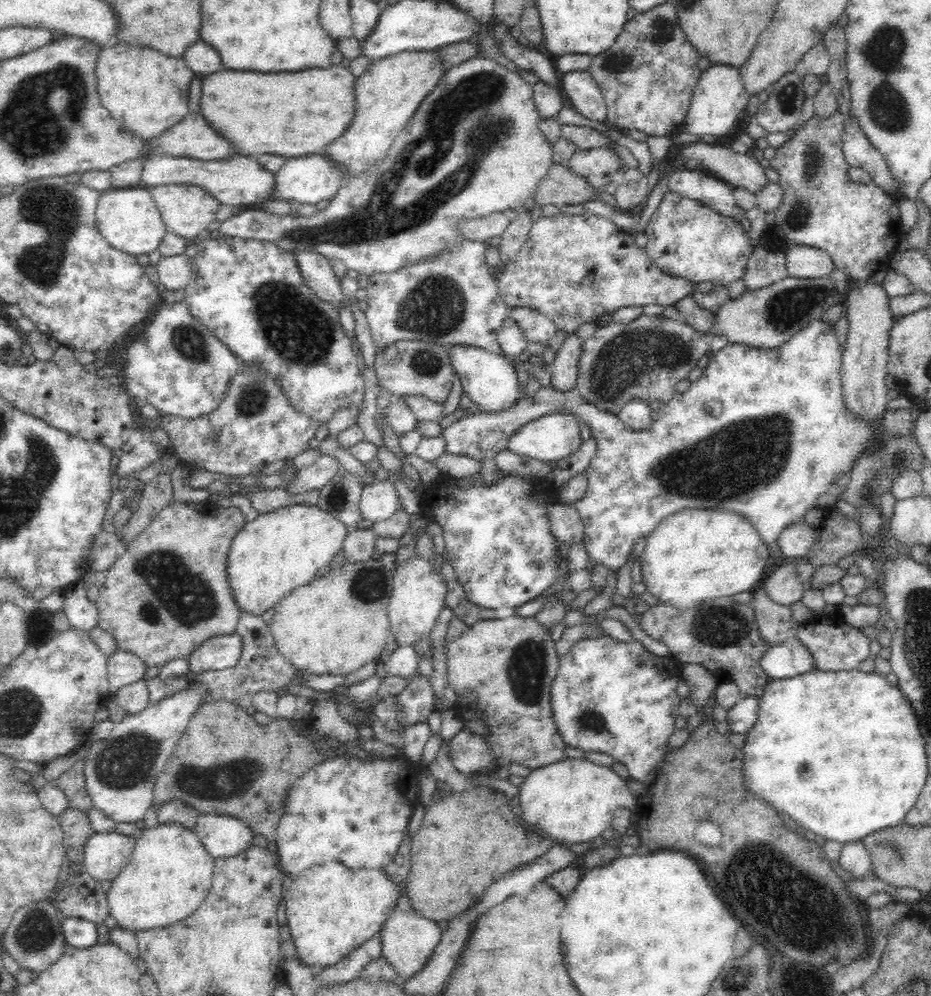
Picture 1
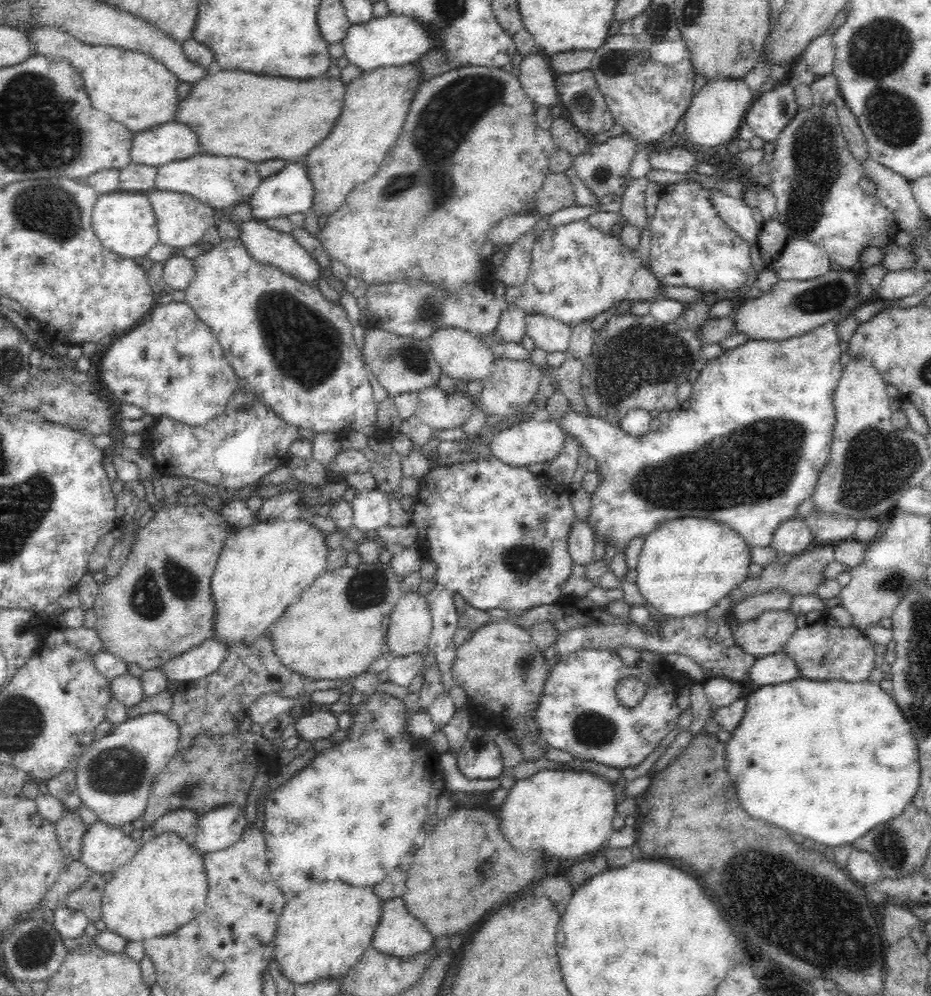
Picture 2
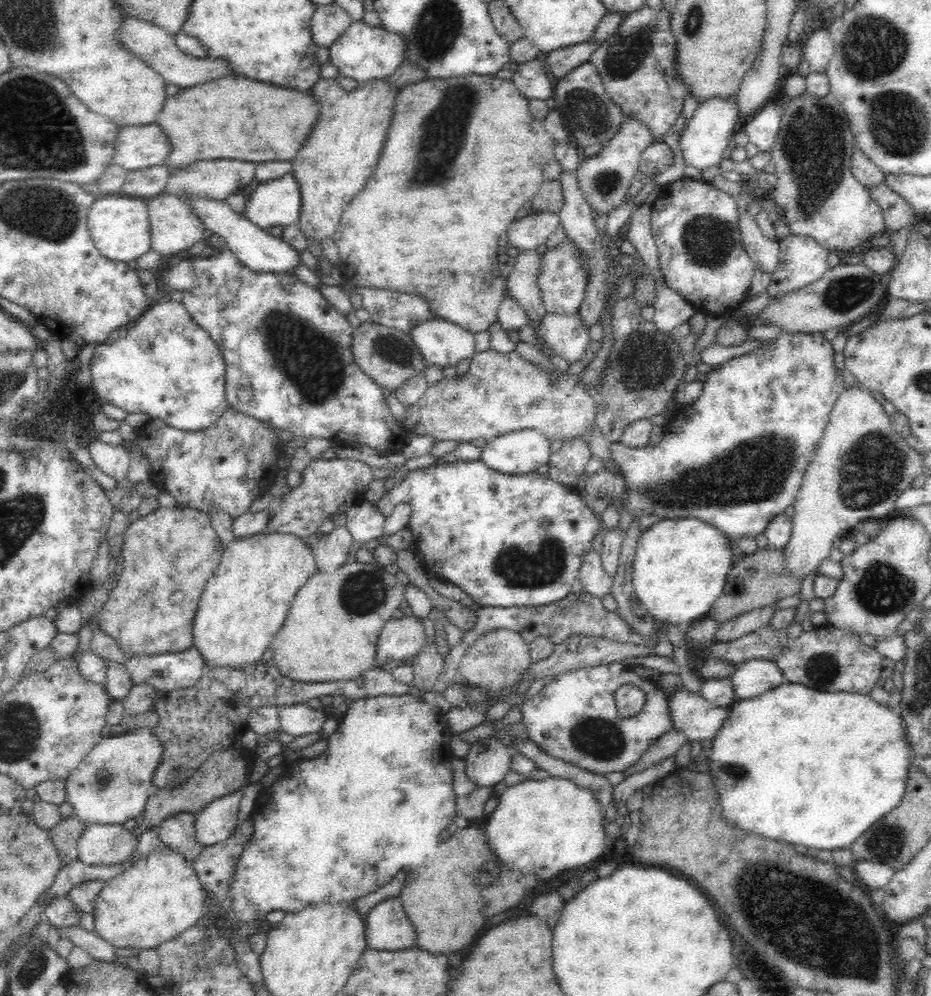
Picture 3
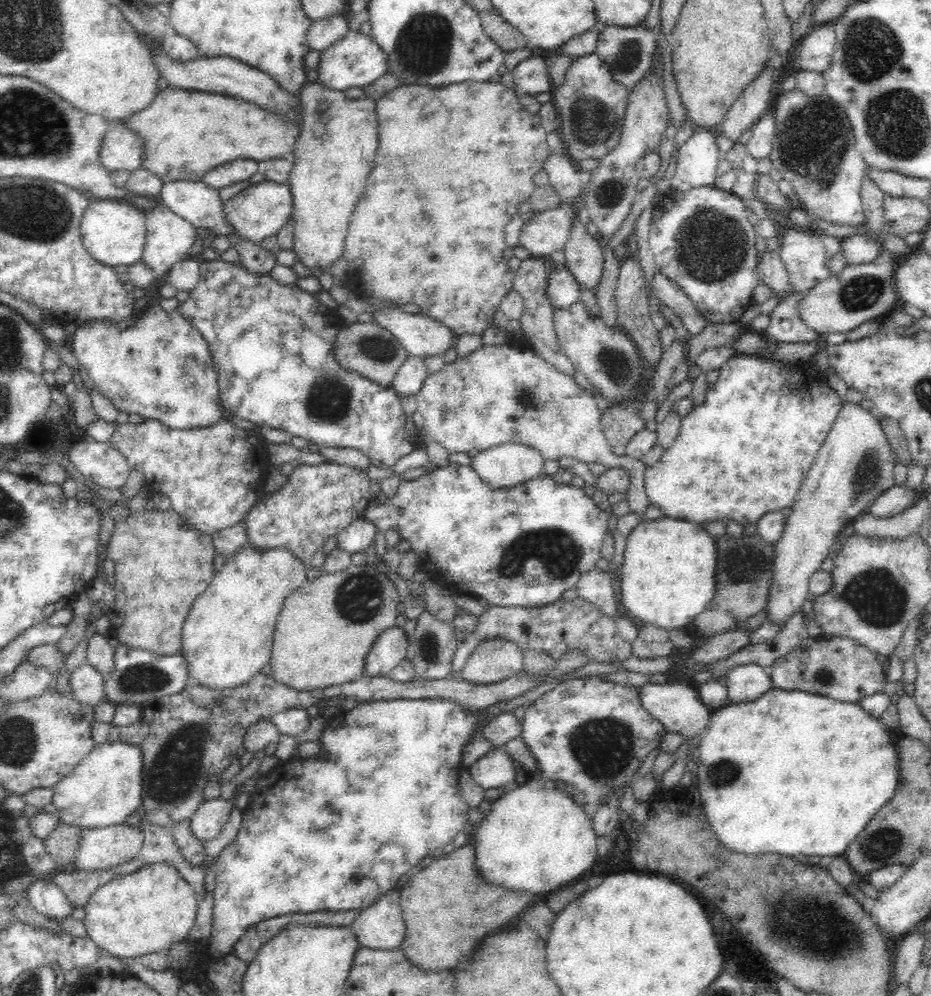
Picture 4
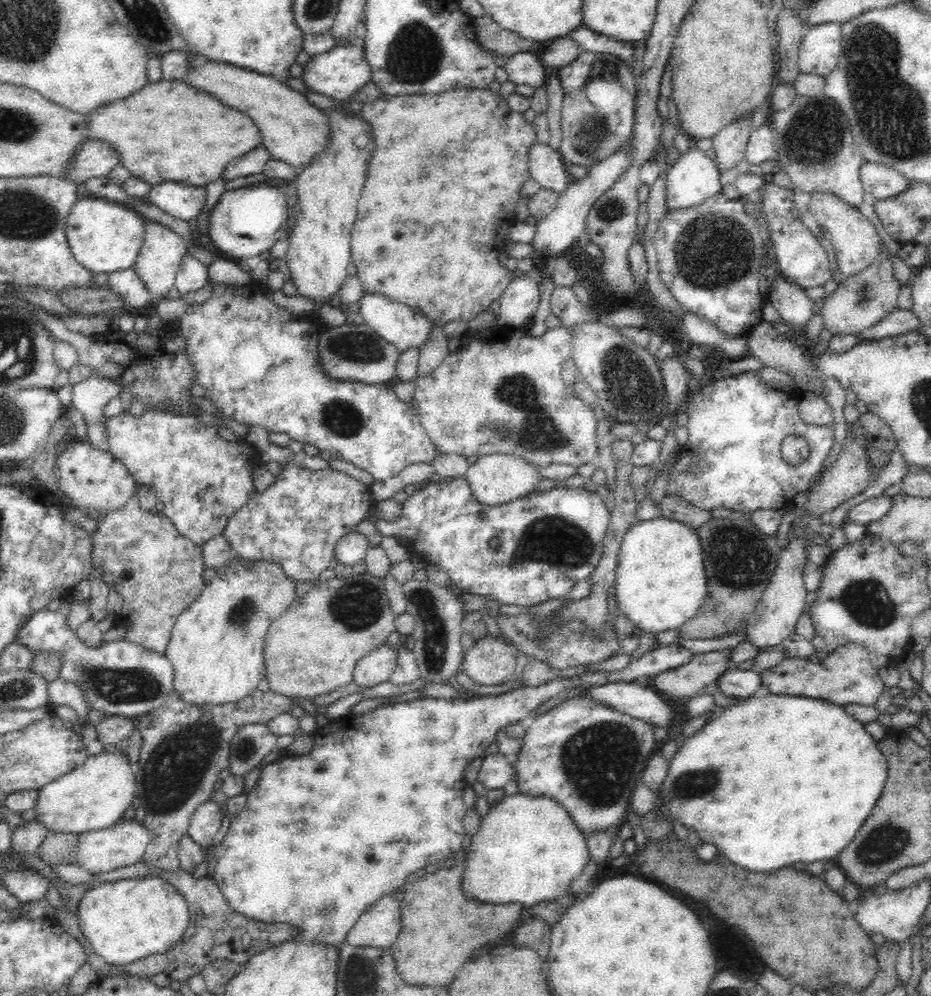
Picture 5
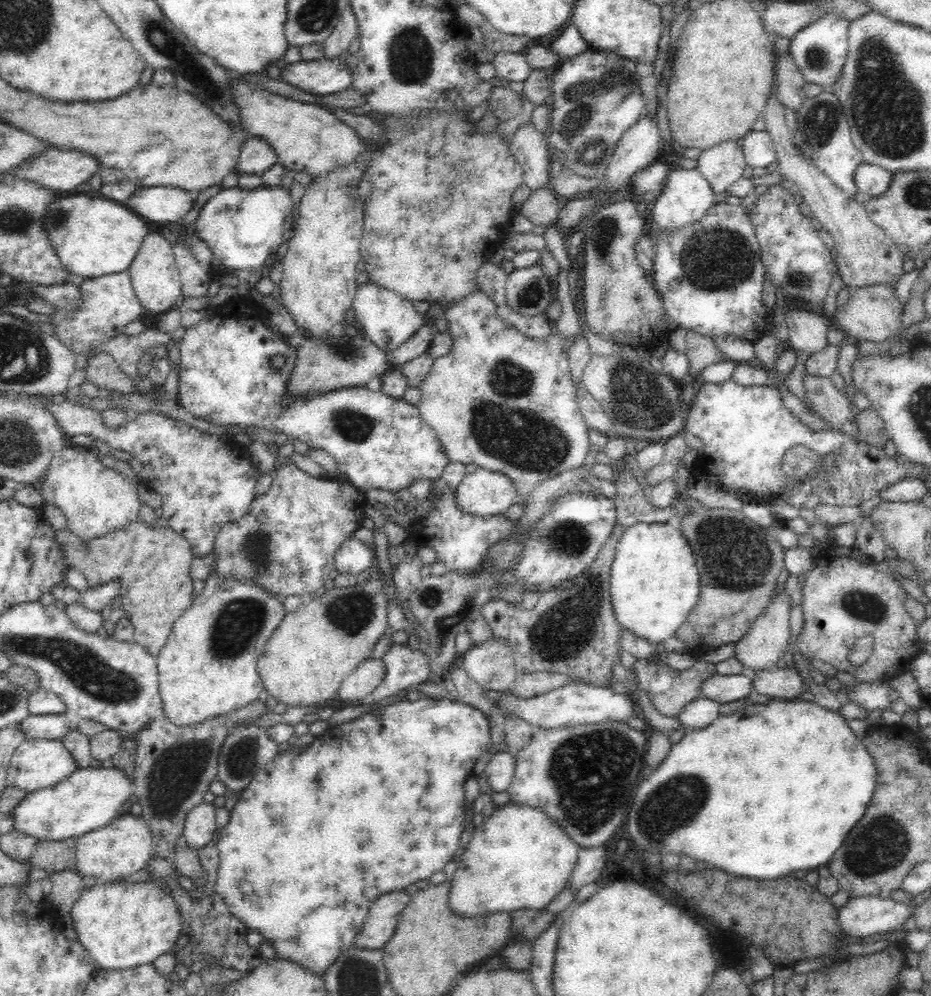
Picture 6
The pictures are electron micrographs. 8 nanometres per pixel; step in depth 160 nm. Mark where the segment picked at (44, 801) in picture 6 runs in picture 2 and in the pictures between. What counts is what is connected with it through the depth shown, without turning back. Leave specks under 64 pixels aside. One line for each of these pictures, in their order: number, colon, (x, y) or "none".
2: (114, 776)
3: (111, 785)
4: (103, 790)
5: (94, 796)

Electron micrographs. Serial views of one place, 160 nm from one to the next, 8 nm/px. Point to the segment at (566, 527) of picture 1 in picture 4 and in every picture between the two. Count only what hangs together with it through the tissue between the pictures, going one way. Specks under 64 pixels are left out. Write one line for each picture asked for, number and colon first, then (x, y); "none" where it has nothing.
2: (581, 541)
3: (595, 581)
4: (595, 587)

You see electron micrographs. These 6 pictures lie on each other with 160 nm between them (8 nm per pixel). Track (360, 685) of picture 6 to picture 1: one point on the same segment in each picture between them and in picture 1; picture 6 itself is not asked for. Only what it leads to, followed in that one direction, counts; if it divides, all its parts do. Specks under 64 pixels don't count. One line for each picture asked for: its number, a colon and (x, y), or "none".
1: (418, 596)
2: (408, 628)
3: (402, 637)
4: (388, 651)
5: (377, 666)

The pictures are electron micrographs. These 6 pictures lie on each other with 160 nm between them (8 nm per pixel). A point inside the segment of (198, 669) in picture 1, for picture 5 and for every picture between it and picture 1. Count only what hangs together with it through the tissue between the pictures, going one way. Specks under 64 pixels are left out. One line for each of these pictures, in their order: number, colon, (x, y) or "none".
2: (201, 660)
3: (167, 672)
4: (140, 676)
5: (120, 678)

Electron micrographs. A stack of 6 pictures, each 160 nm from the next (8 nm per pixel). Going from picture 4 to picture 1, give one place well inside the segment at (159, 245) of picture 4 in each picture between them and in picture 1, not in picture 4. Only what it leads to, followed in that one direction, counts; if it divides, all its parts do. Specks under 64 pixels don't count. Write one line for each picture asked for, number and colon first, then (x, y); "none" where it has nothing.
1: (186, 209)
2: (182, 220)
3: (173, 227)

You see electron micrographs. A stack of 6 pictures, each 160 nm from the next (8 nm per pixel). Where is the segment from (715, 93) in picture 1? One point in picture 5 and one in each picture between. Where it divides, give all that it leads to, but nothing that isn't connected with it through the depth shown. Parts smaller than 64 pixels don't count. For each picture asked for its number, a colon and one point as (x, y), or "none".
2: (714, 118)
3: (704, 141)
4: (698, 158)
5: (693, 179)

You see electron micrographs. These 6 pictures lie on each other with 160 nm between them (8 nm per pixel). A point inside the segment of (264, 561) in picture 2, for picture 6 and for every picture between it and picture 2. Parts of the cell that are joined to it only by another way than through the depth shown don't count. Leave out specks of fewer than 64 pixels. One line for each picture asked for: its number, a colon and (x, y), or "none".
3: (244, 605)
4: (226, 639)
5: (216, 647)
6: (208, 667)

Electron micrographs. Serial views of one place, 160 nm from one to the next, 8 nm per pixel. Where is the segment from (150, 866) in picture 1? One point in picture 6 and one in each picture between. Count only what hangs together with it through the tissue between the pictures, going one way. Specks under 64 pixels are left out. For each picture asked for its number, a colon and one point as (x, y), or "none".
2: (163, 886)
3: (159, 897)
4: (146, 911)
5: (125, 920)
6: (122, 925)

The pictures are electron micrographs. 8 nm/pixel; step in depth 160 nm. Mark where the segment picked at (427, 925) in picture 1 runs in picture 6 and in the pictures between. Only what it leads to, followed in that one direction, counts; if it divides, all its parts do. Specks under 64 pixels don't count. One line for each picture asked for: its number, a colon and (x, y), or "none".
2: (399, 934)
3: (387, 927)
4: (381, 926)
5: (379, 925)
6: (383, 916)

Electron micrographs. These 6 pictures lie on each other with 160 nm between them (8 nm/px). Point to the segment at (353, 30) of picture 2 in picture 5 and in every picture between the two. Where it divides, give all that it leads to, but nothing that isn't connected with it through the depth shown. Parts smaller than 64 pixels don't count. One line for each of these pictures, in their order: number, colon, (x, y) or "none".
3: (364, 53)
4: (355, 61)
5: (338, 73)

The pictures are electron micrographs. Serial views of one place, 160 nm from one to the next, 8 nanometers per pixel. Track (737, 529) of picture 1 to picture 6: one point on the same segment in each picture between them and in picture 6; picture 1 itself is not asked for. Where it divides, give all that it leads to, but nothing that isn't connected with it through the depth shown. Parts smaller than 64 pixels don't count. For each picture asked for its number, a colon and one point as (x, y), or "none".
2: (688, 565)
3: (680, 567)
4: (667, 577)
5: (660, 583)
6: (654, 583)

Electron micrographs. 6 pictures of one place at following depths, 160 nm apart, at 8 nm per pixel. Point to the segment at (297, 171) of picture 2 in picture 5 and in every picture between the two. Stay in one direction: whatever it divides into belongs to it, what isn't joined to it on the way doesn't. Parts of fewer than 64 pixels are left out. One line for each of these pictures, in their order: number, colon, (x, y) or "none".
3: (274, 203)
4: (257, 211)
5: (247, 221)

